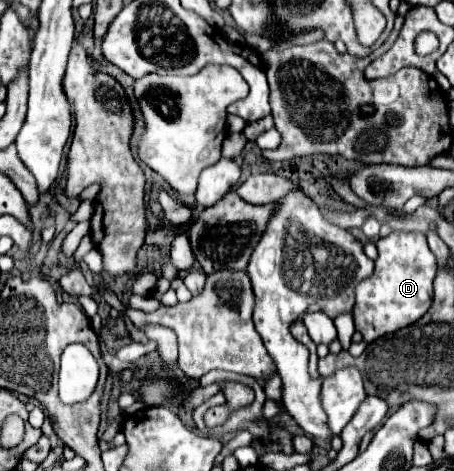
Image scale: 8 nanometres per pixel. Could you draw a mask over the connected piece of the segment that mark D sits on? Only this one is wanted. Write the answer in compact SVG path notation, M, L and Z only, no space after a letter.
M391 232L379 238L375 246L379 250L375 272L357 286L357 302L353 308L355 328L363 334L365 342L373 342L383 334L397 332L417 322L431 306L431 282L437 270L437 258L421 232Z

